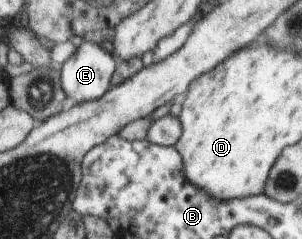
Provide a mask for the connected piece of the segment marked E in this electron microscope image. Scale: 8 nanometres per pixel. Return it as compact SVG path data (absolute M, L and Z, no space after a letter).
M83 40L76 52L59 65L65 95L73 97L76 104L104 97L116 69L114 58L98 43Z

